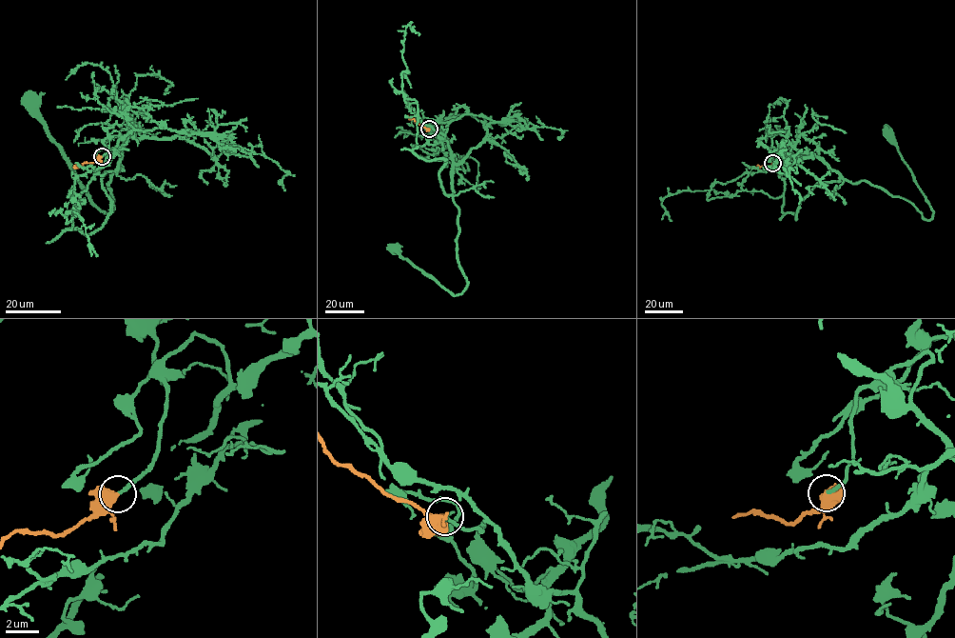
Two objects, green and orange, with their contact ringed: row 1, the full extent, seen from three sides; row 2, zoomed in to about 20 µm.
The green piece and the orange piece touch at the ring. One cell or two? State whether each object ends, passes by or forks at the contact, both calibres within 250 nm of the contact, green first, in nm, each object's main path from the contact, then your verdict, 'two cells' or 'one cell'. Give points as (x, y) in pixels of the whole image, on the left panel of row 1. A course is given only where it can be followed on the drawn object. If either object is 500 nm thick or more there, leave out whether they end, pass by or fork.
180 nm thick on the green side, 650 nm on the other; green runs (101, 156), (108, 128), (126, 126), (123, 169), (107, 183), (109, 212), (92, 203), (31, 103); orange runs (101, 156), (91, 163), (73, 167); one cell

